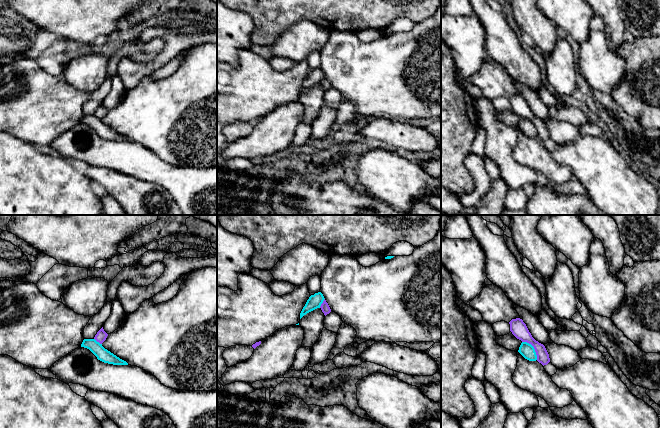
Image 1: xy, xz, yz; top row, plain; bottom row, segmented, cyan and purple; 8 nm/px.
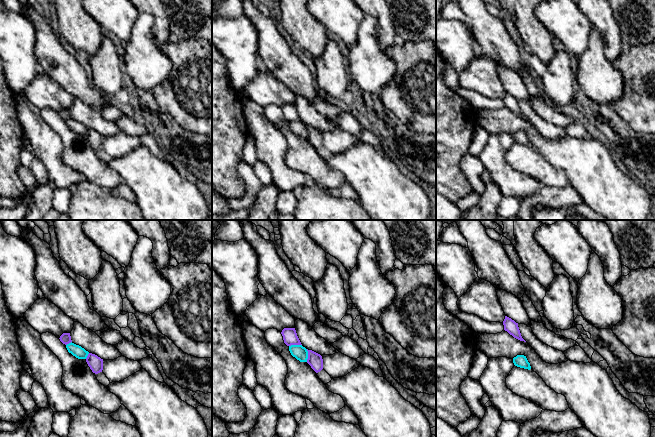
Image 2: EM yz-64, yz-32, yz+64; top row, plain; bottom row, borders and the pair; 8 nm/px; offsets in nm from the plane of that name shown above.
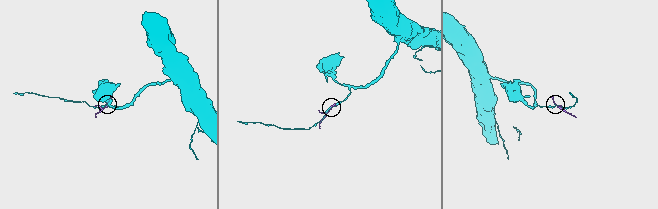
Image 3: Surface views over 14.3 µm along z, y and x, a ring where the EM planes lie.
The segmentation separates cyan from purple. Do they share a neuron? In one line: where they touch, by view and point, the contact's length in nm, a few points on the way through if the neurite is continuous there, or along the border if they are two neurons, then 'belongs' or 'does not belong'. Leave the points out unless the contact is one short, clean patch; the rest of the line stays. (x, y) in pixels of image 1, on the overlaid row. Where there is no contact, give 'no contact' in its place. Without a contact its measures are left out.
contact yz (533, 348); length 200 nm; does not belong

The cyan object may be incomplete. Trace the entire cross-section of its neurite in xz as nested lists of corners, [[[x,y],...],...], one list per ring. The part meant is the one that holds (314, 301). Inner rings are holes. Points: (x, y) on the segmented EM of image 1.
[[[321,292],[315,293],[314,295],[311,295],[309,299],[307,300],[305,306],[303,307],[301,313],[300,313],[300,319],[306,315],[307,313],[320,308],[321,304],[324,301],[324,296]]]

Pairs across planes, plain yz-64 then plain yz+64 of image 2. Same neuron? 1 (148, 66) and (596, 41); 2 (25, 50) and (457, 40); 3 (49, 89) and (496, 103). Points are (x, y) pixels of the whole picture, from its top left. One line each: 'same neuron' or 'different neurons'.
1: same neuron
2: same neuron
3: different neurons

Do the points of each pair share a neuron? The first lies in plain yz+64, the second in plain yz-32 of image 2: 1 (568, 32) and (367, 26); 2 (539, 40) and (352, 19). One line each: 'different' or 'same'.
1: different
2: different

